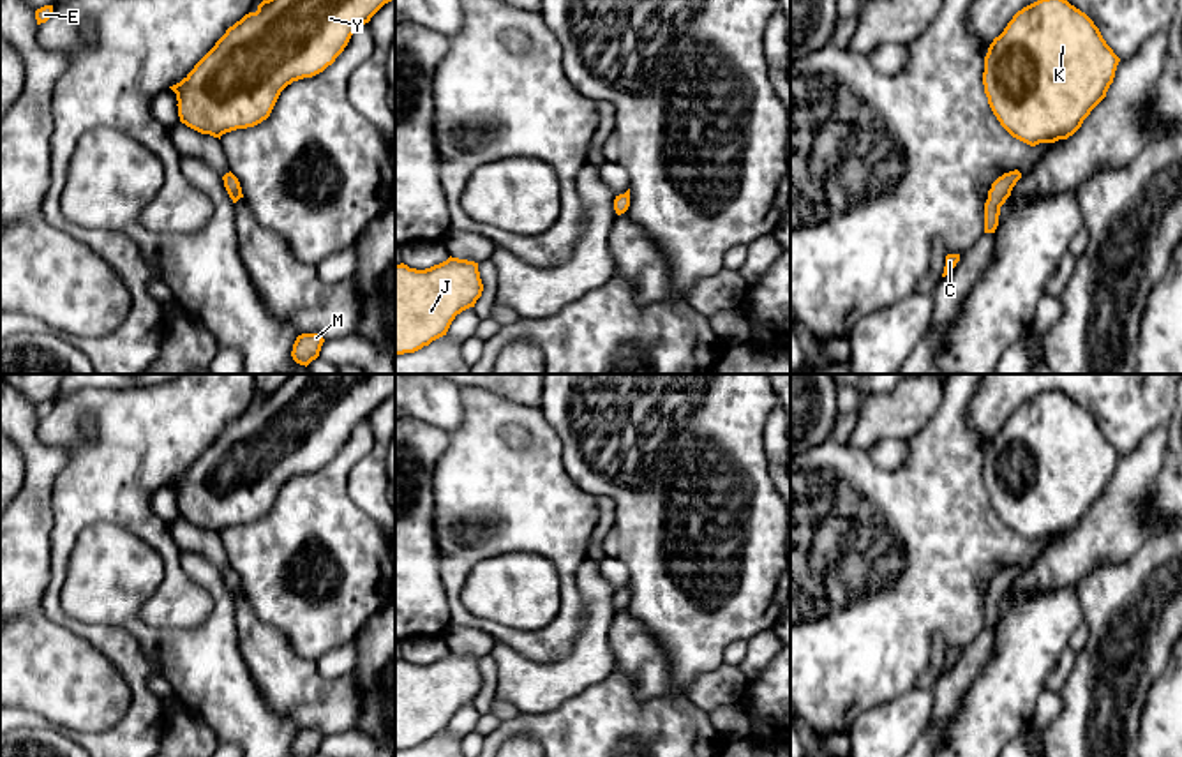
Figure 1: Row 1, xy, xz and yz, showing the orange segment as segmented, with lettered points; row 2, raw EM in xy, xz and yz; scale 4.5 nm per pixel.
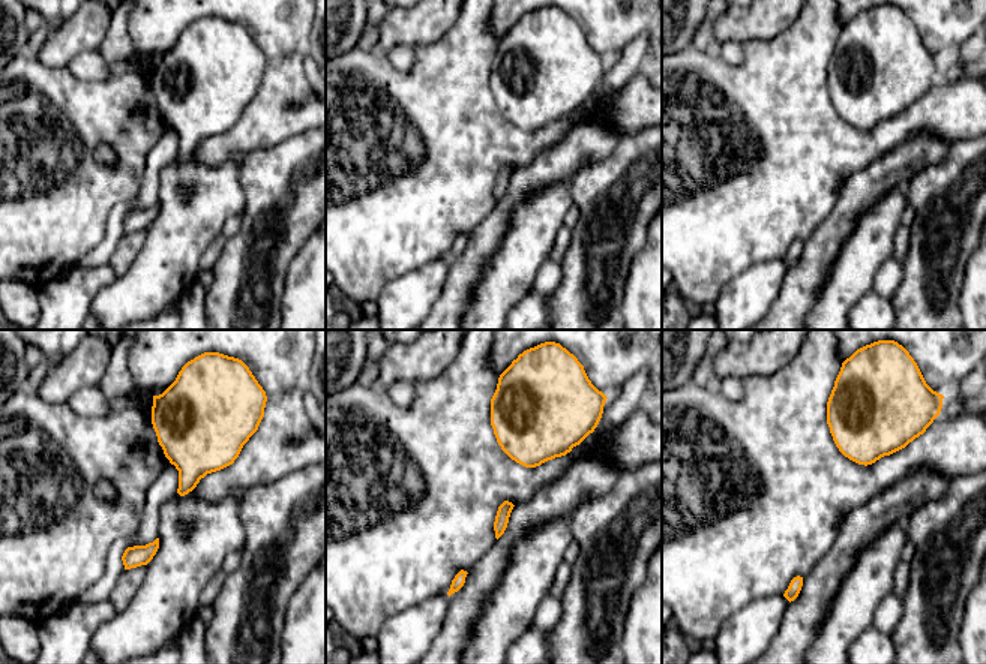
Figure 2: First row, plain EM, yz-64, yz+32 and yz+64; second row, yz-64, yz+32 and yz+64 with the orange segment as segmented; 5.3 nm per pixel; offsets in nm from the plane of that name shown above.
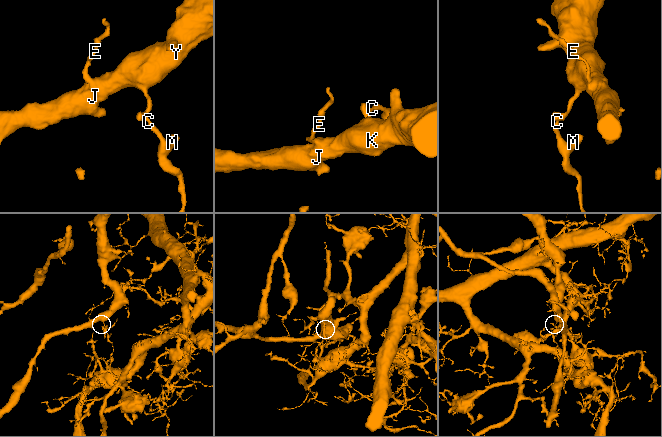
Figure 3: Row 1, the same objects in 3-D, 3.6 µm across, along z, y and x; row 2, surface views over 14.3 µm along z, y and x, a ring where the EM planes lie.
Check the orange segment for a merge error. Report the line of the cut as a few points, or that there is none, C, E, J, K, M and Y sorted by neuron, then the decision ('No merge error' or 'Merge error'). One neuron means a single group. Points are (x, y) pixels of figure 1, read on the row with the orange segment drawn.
Split along yz (1004, 173), (1008, 182), (1015, 182). Groups: C M / E J K Y. Merge error

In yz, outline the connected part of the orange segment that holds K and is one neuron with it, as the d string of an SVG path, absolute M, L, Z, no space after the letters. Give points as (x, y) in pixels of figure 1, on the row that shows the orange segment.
M1037 0L1018 11L984 56L983 85L1000 125L1036 146L1073 136L1106 97L1120 58L1094 21L1067 0Z

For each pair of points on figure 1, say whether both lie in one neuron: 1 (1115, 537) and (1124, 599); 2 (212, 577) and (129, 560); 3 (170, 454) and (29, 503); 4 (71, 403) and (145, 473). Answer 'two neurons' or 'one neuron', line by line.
1: two neurons
2: one neuron
3: two neurons
4: one neuron

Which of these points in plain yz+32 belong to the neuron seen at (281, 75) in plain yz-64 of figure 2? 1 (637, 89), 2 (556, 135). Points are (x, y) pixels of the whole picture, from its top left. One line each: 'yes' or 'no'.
1: no
2: no

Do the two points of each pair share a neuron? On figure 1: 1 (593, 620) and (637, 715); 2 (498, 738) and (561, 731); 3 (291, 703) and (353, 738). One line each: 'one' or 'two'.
1: two
2: one
3: two

